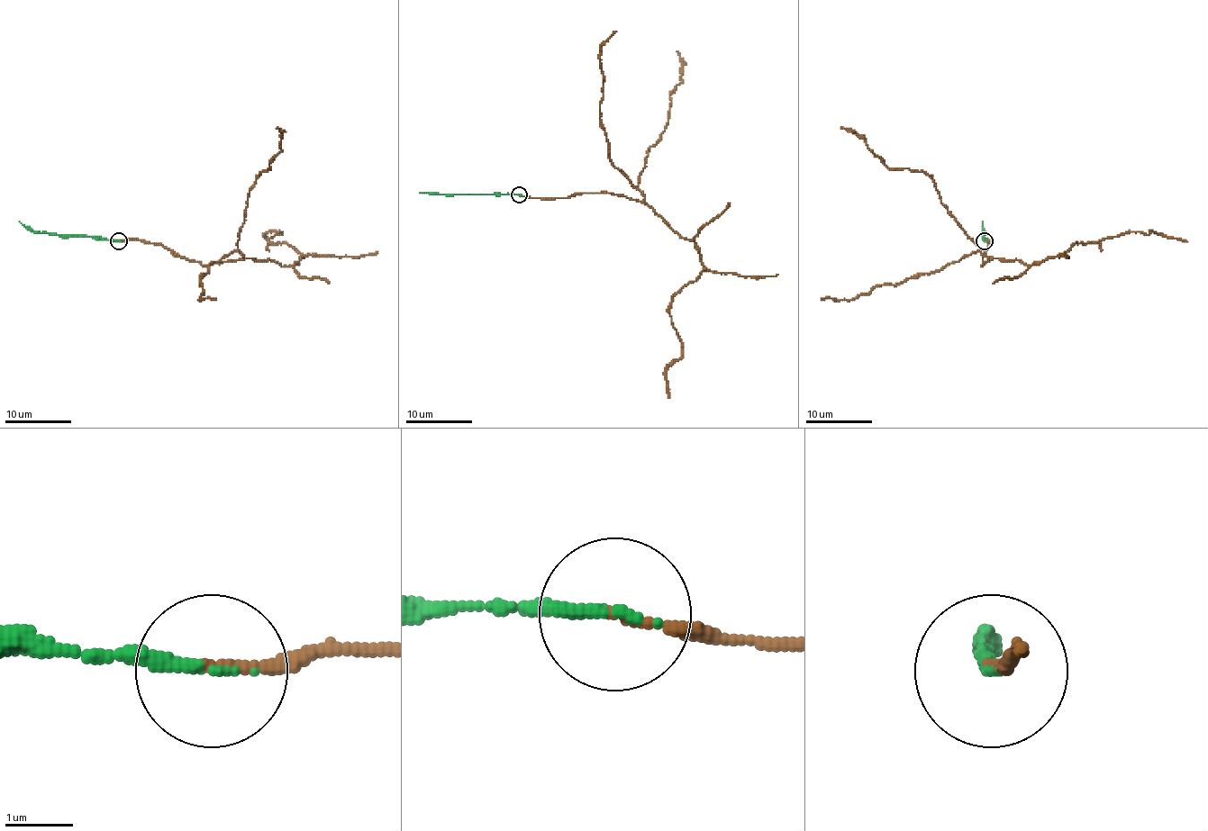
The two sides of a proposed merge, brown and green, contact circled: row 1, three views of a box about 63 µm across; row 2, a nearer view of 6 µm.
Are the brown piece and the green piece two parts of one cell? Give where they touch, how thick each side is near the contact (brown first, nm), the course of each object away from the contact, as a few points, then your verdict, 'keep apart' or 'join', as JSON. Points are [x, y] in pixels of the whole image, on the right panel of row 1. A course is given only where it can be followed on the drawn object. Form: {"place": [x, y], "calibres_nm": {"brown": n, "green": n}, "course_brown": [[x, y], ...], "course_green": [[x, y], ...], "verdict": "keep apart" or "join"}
{"place": [985, 241], "calibres_nm": {"brown": 160, "green": 200}, "course_brown": [[984, 241], [982, 265], [993, 257], [1019, 259], [1027, 266], [1058, 257], [1076, 243], [1129, 231], [1187, 241]], "course_green": [[984, 241], [982, 221]], "verdict": "join"}

